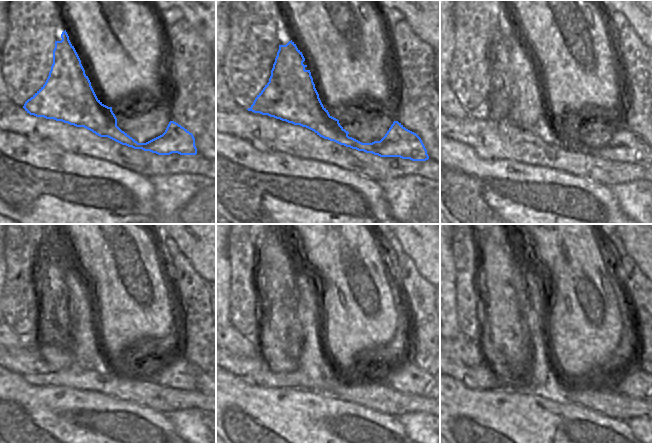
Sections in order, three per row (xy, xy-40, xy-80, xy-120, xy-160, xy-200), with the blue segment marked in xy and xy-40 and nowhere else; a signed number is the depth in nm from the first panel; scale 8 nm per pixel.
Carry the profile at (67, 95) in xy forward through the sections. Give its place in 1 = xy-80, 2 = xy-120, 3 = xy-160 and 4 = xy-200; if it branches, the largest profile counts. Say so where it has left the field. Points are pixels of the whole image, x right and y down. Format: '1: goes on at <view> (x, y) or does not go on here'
1: goes on at xy-80 (502, 100)
2: goes on at xy-120 (176, 372)
3: goes on at xy-160 (404, 376)
4: goes on at xy-200 (631, 380)

